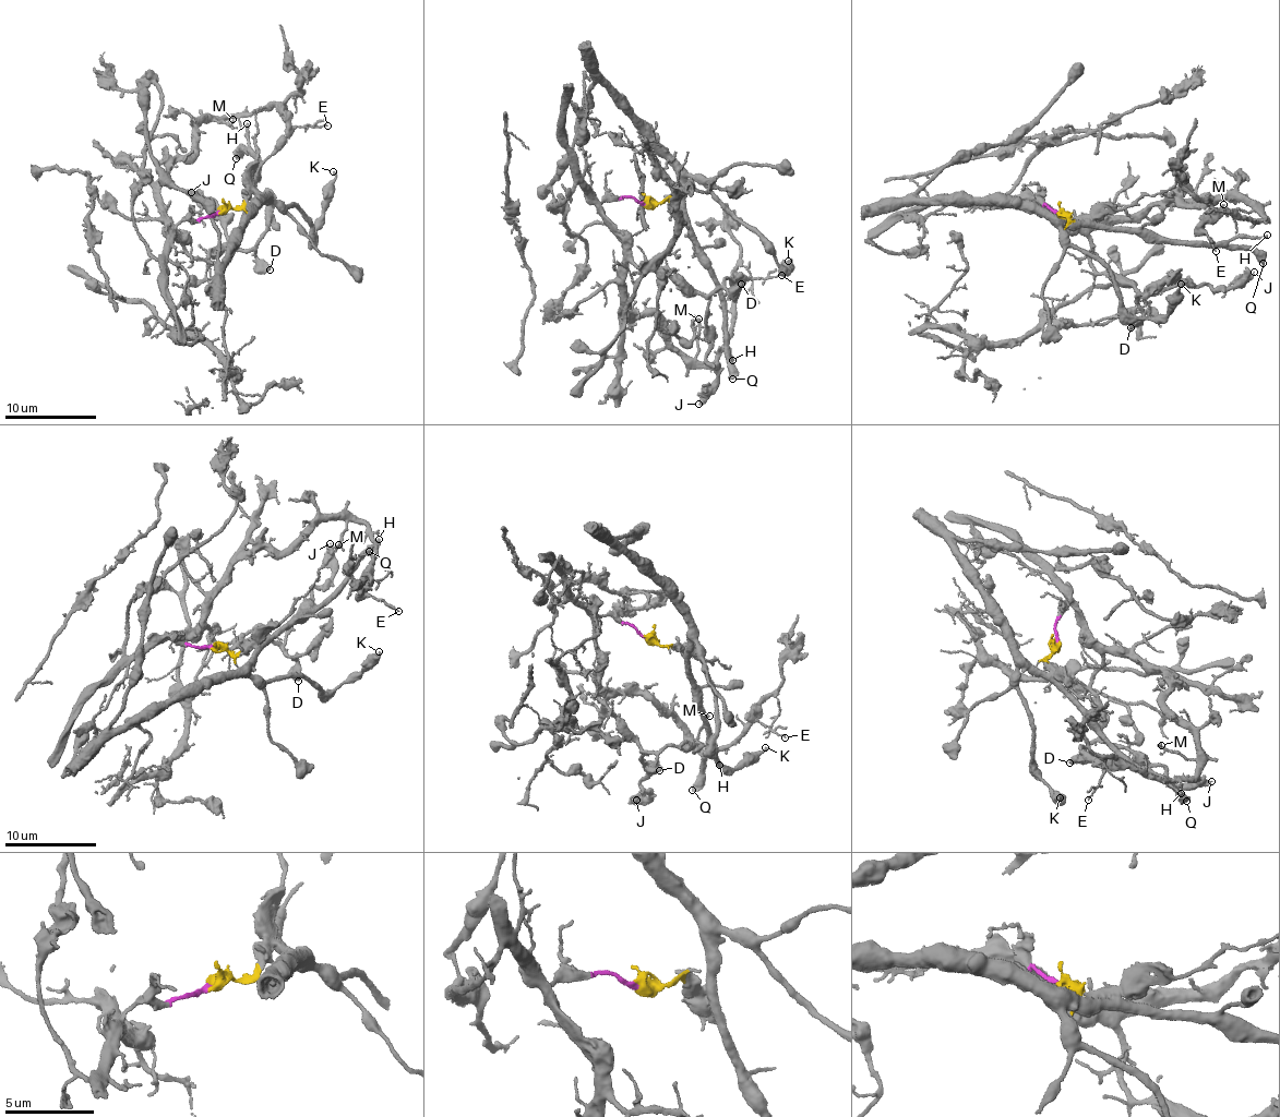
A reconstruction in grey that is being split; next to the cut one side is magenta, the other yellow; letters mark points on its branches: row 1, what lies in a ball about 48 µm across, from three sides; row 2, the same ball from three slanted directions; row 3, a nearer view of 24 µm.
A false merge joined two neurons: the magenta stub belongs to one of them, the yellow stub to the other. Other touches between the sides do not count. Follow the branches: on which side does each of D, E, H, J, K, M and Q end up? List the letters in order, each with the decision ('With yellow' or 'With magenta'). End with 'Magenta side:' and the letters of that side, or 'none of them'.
D: With magenta
E: With magenta
H: With yellow
J: With magenta
K: With yellow
M: With magenta
Q: With yellow
Magenta side: D, E, J, M

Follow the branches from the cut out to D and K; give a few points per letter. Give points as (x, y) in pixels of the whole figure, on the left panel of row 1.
D: (220, 212), (183, 219), (171, 231), (184, 250), (205, 259), (232, 248), (254, 252), (271, 269)
K: (220, 212), (239, 207), (252, 194), (299, 209), (310, 231), (316, 233), (313, 230), (324, 213), (333, 171)

